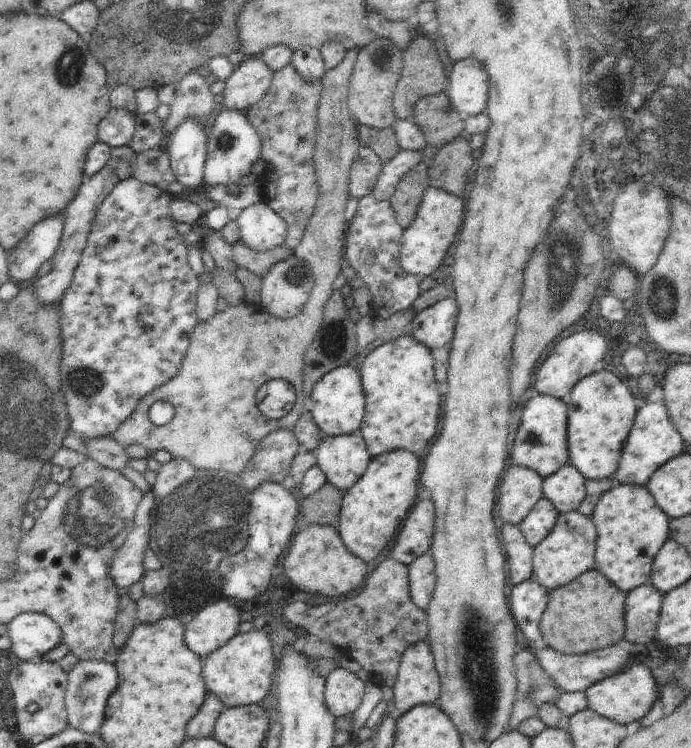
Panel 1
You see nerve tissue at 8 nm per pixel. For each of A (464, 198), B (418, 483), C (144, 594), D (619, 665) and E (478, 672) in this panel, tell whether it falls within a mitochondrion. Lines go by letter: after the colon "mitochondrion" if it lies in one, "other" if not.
A: other
B: other
C: other
D: other
E: mitochondrion

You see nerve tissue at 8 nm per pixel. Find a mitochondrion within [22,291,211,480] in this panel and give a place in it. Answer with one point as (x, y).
(83, 382)

